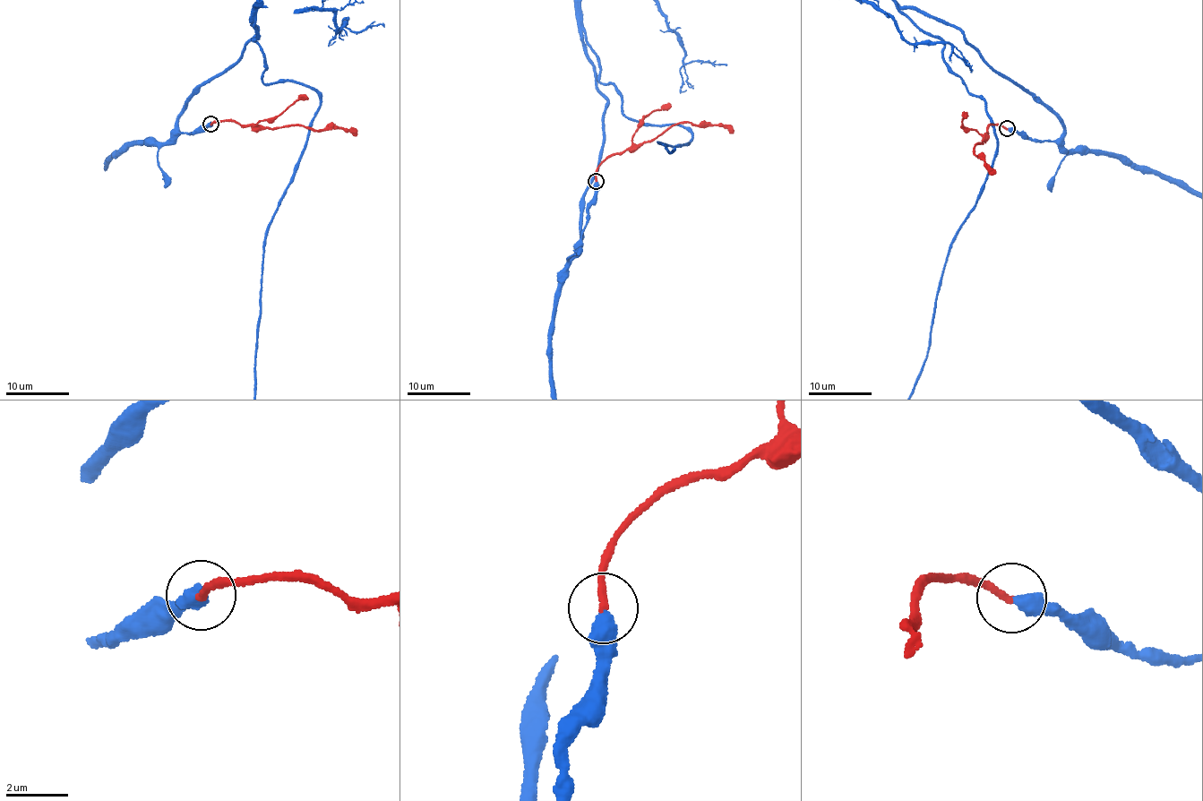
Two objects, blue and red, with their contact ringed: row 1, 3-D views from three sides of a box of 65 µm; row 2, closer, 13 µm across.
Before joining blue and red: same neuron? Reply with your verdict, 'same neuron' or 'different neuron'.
same neuron

